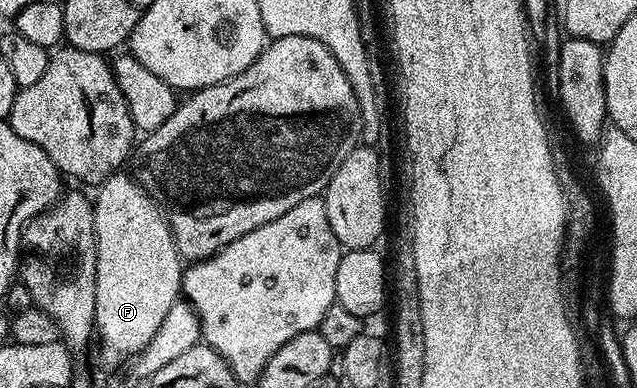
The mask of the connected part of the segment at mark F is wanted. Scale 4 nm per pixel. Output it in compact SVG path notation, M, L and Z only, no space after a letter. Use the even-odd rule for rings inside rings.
M125 171L112 173L106 181L102 181L96 190L97 201L92 202L93 206L93 230L95 231L95 247L97 248L97 278L95 279L95 315L97 316L95 325L106 337L106 342L122 351L138 351L151 341L151 337L155 335L159 327L166 318L167 313L171 310L173 304L179 301L182 296L181 279L183 276L183 258L177 251L177 243L173 238L173 228L169 225L169 218L162 206L153 202L153 197L136 181L133 177L128 177Z

